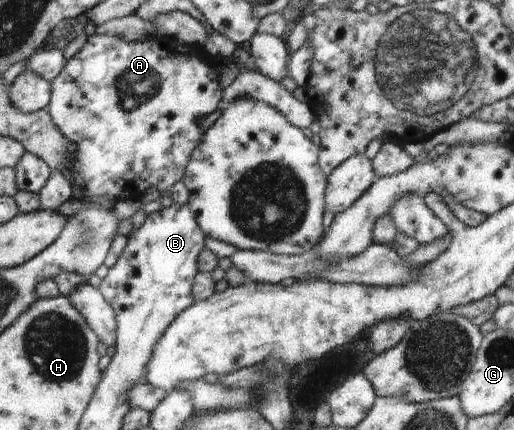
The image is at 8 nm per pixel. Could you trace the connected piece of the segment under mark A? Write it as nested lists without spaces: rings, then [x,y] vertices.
[[[92,35],[88,37],[84,46],[73,58],[66,61],[51,85],[51,96],[47,106],[47,111],[51,115],[55,126],[66,136],[66,138],[76,144],[77,151],[72,156],[71,166],[68,170],[71,182],[77,184],[83,191],[83,196],[87,200],[99,200],[99,198],[110,198],[115,202],[125,199],[140,199],[145,190],[157,188],[162,196],[167,195],[169,187],[177,181],[182,180],[185,167],[188,165],[191,153],[197,148],[202,139],[199,128],[199,120],[209,114],[213,114],[221,104],[224,88],[219,83],[219,74],[214,74],[213,70],[197,55],[182,54],[171,47],[159,44],[155,38],[145,41],[128,41],[116,36]]]

